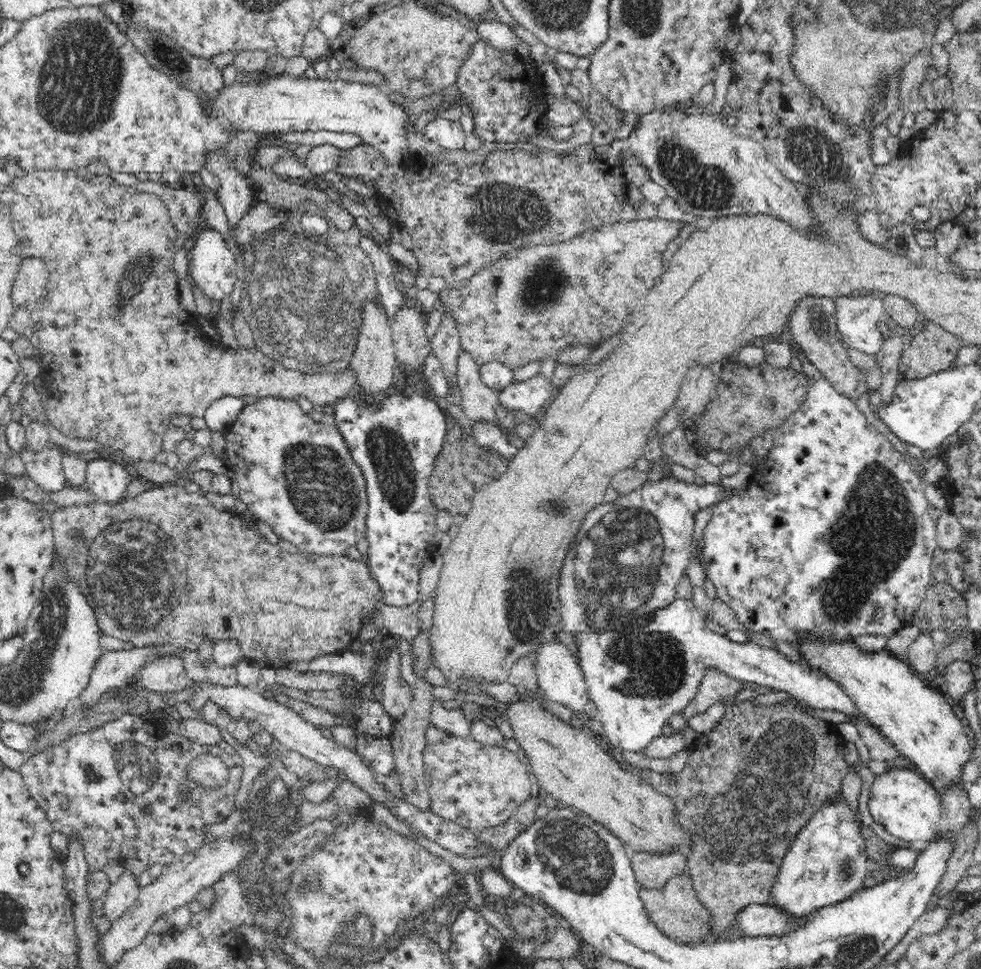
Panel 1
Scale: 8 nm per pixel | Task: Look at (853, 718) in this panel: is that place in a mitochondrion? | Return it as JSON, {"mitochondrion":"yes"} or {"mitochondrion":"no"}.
{"mitochondrion":"no"}

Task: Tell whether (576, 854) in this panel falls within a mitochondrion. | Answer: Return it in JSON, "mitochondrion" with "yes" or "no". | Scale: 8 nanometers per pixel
{"mitochondrion":"yes"}

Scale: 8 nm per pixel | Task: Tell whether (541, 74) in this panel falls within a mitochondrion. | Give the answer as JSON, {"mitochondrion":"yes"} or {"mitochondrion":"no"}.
{"mitochondrion":"no"}

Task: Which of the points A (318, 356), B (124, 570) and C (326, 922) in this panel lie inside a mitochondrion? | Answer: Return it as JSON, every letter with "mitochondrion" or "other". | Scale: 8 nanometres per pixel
{"A":"mitochondrion","B":"mitochondrion","C":"mitochondrion"}

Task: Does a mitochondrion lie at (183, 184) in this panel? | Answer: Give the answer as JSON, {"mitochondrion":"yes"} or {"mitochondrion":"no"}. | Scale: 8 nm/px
{"mitochondrion":"no"}

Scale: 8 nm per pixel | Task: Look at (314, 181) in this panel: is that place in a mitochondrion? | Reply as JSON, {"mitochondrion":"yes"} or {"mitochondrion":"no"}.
{"mitochondrion":"no"}

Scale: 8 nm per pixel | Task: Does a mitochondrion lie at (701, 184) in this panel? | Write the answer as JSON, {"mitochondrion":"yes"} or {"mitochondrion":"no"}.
{"mitochondrion":"yes"}

